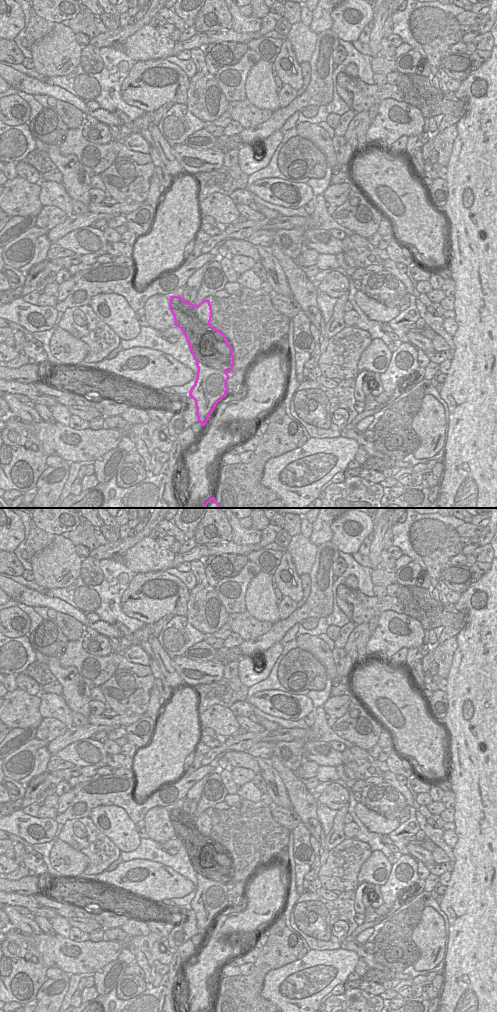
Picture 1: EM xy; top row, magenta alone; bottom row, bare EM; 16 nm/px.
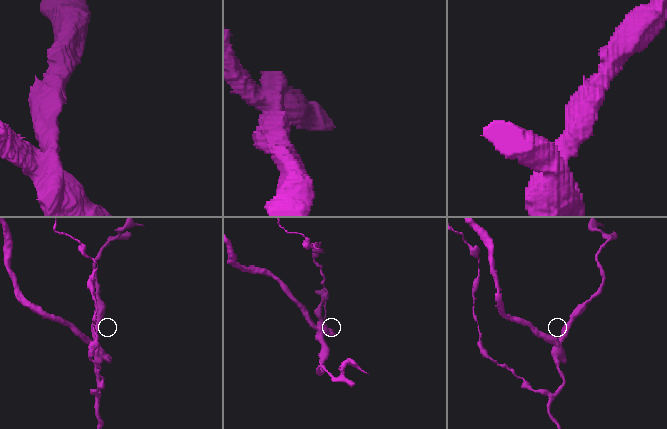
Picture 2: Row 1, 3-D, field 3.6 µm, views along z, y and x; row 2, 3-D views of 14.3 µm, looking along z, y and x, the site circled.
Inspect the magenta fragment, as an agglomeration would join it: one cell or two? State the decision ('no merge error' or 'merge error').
merge error

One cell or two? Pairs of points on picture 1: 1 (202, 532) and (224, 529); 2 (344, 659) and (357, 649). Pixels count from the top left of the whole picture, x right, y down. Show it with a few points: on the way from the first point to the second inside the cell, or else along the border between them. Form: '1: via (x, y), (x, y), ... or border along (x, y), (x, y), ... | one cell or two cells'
1: via (207, 531), (215, 525), (219, 529) | one cell
2: border along (342, 648), (354, 663) | two cells

